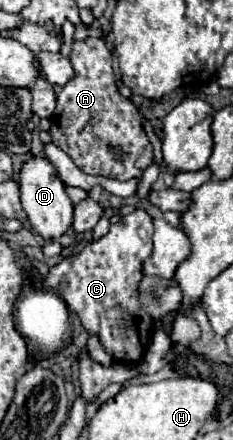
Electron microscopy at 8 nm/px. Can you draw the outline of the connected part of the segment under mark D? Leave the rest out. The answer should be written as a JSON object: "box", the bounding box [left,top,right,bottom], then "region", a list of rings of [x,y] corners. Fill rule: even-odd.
{"box":[21,158,73,240],"region":[[[31,158],[23,164],[21,170],[21,204],[27,212],[31,228],[43,236],[45,240],[53,240],[63,236],[73,222],[73,202],[65,194],[65,184],[55,174],[55,168],[47,158]]]}

